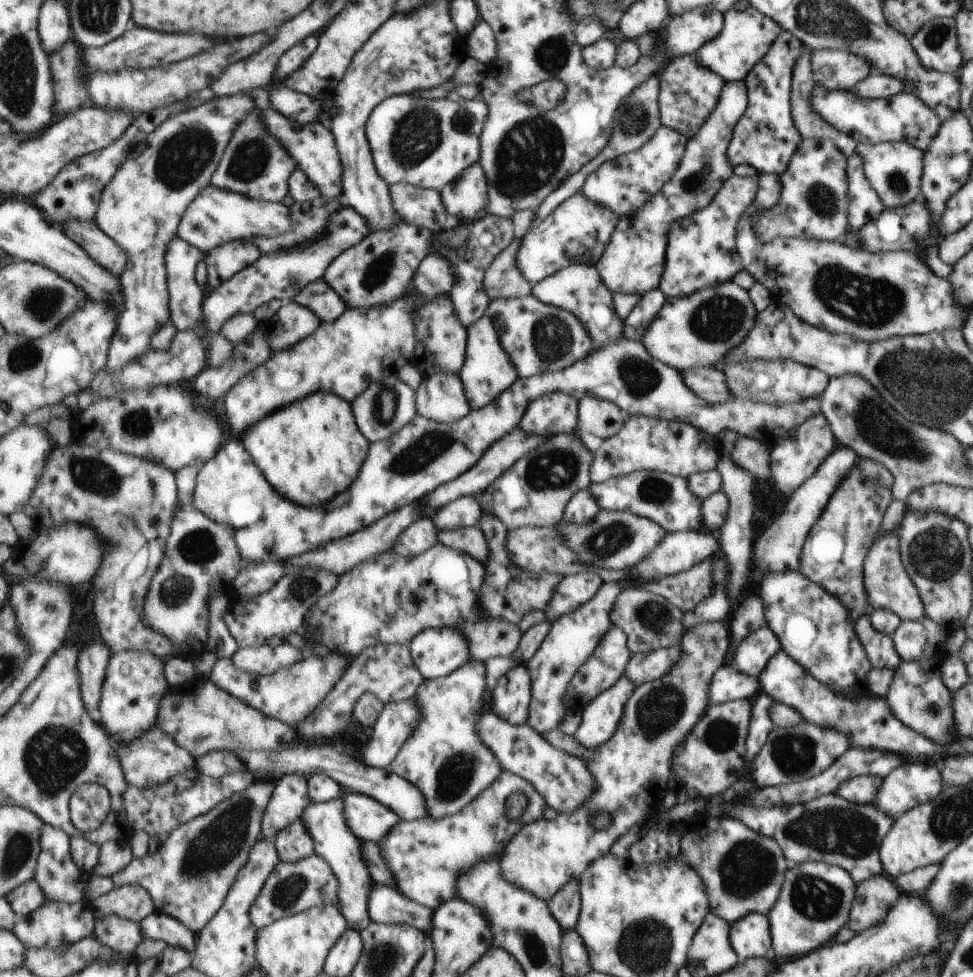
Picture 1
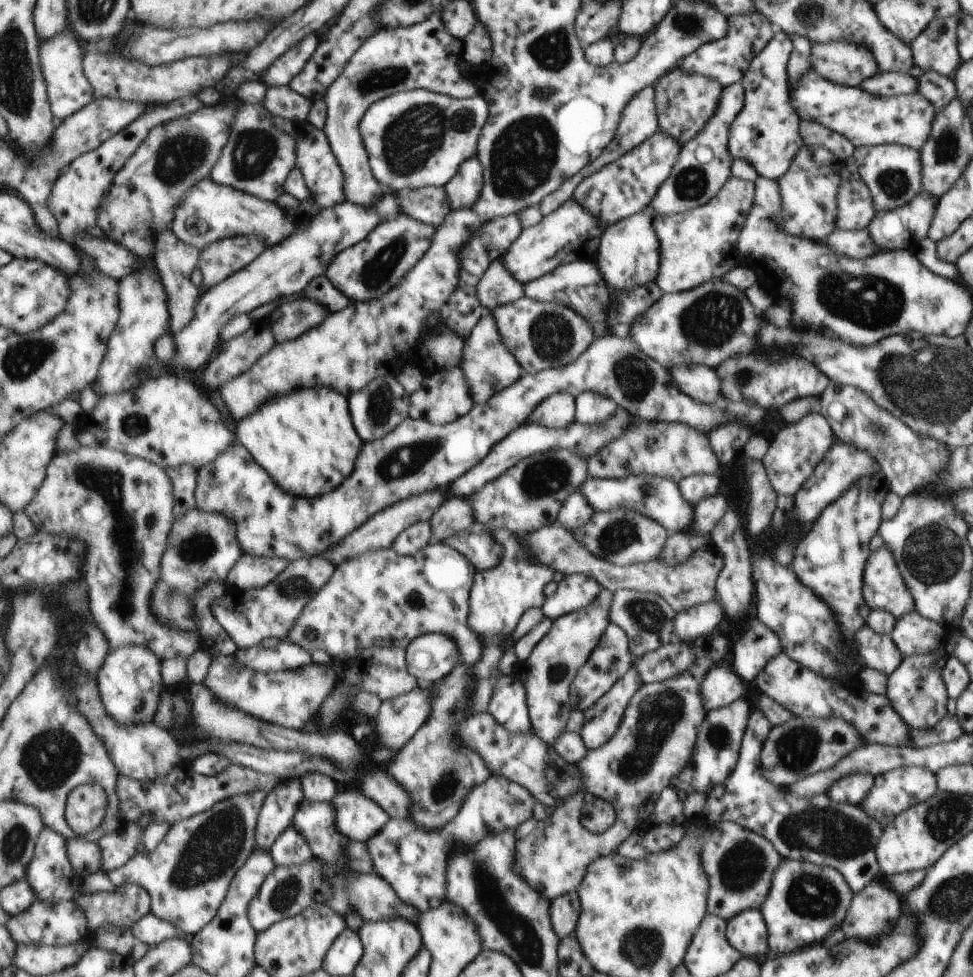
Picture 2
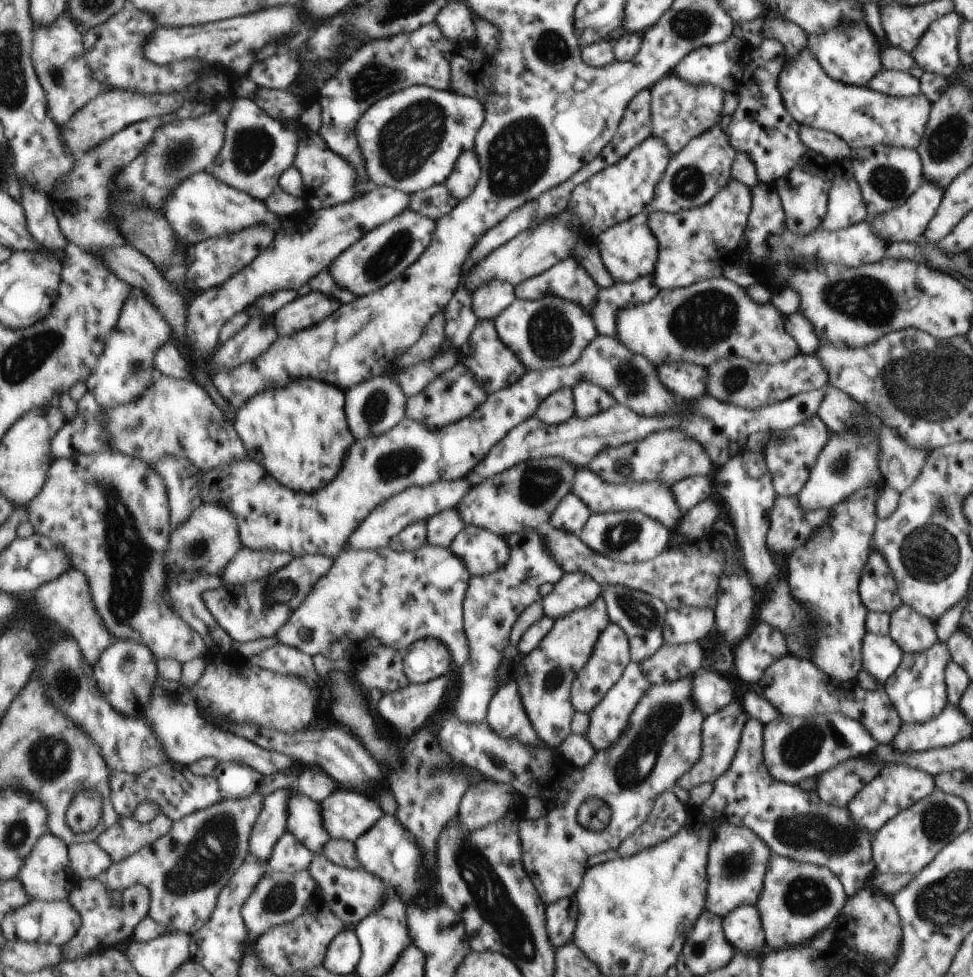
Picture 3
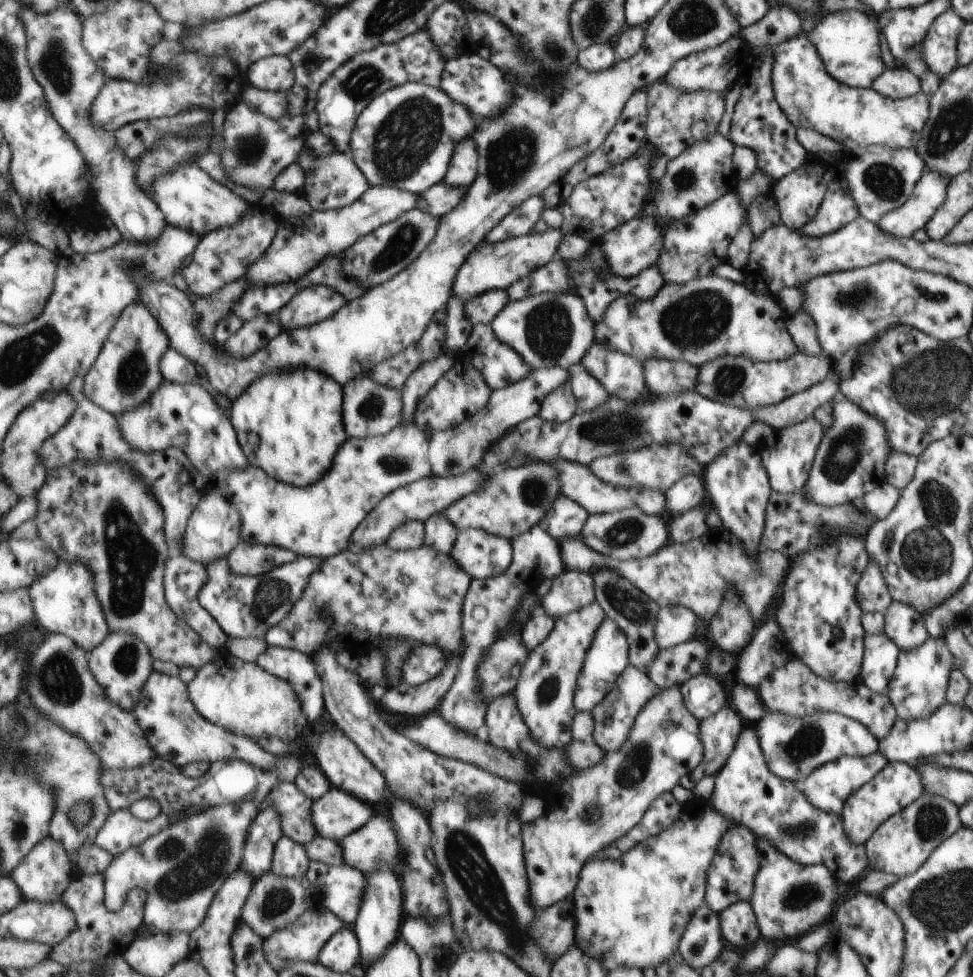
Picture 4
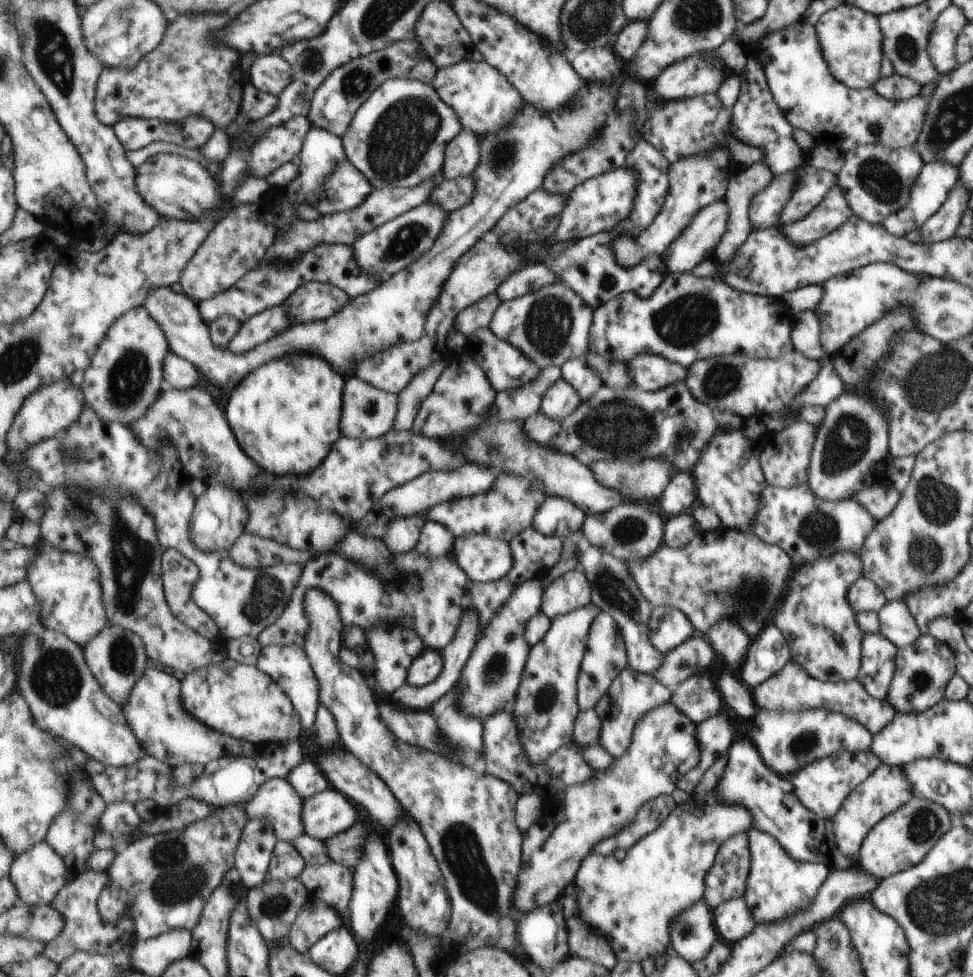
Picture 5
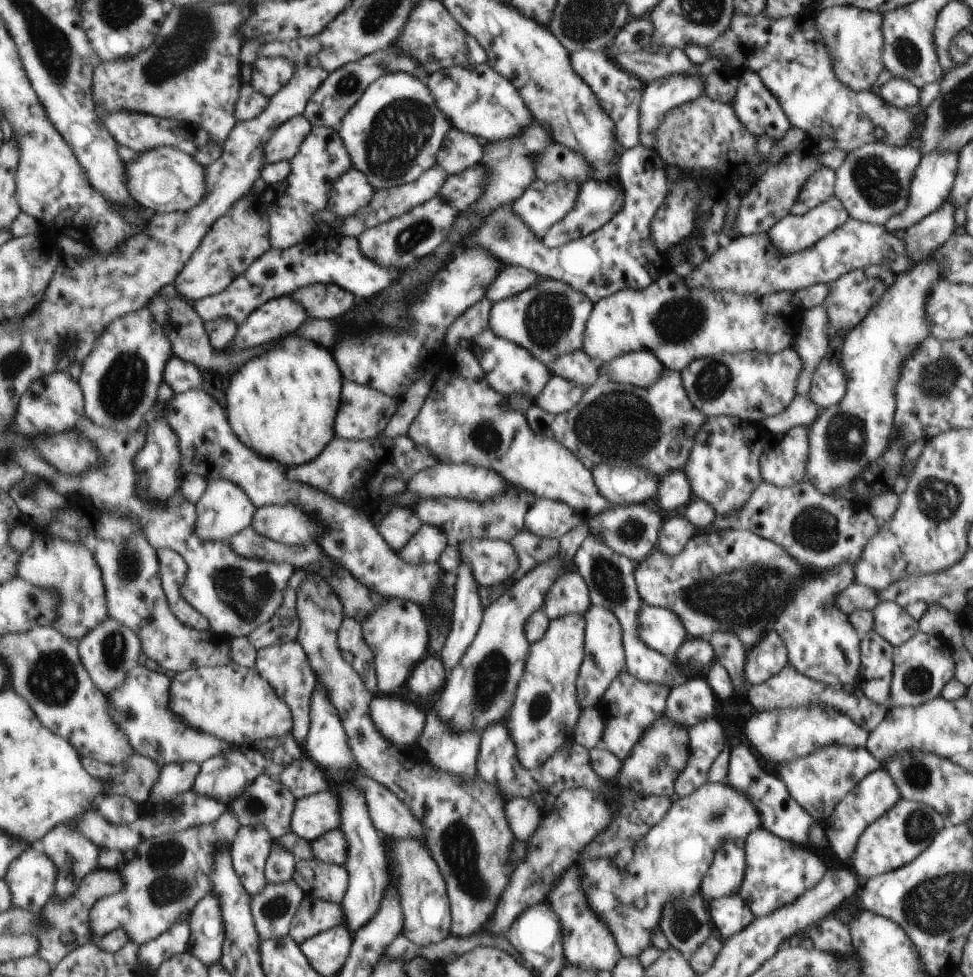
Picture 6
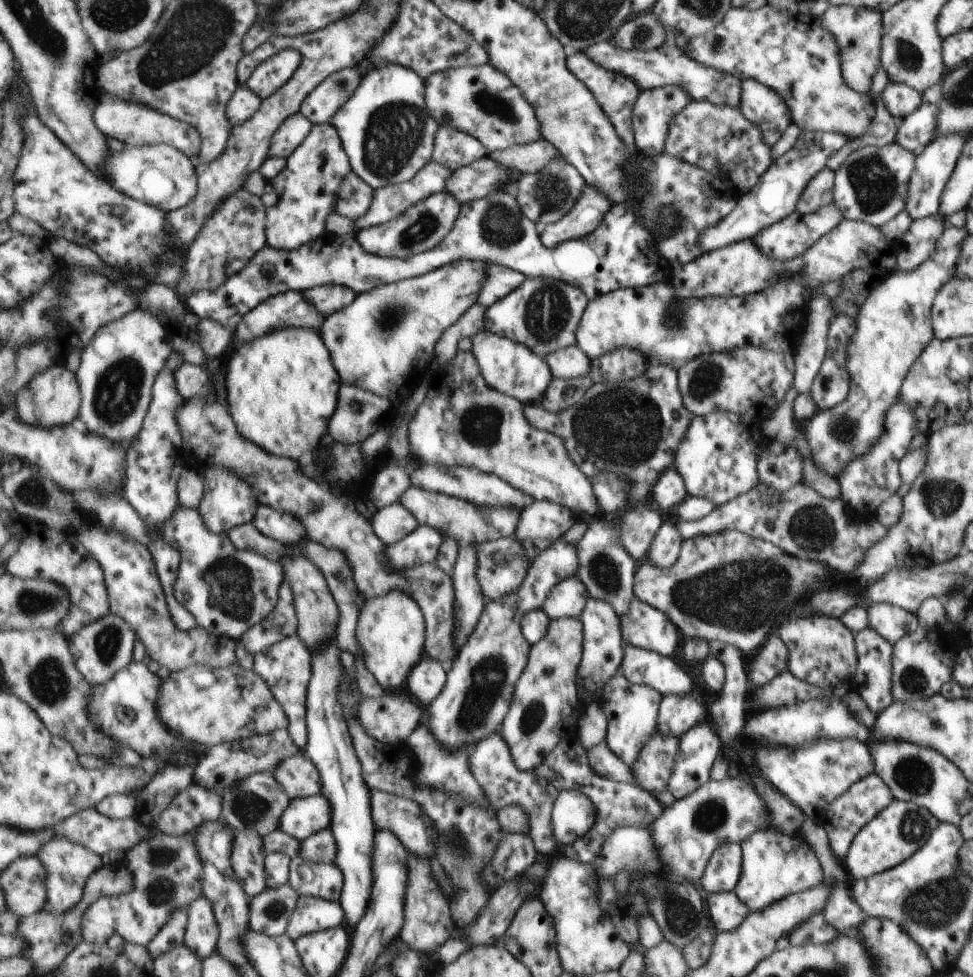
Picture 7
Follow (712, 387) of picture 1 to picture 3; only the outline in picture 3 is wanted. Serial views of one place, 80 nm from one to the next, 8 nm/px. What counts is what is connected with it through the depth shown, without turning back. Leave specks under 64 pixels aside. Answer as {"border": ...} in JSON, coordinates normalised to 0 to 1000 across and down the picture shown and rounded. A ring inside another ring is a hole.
{"border":[[[681,372],[673,377],[674,386],[694,407],[706,411],[727,405],[728,387],[721,375],[712,372]]]}

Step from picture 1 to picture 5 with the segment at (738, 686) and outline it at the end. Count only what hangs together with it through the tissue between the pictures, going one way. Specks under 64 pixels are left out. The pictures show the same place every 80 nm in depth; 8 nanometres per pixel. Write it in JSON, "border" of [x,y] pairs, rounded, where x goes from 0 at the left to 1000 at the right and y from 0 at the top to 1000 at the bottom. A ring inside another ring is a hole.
{"border":[[[712,691],[689,709],[692,720],[712,741],[733,734],[741,725],[734,698],[727,692]]]}

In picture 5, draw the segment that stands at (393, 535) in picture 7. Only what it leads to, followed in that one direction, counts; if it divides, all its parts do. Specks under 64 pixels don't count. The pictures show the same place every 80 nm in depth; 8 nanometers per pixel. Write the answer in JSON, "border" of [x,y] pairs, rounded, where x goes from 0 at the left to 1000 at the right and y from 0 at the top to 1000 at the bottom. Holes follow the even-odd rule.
{"border":[[[437,528],[408,529],[401,534],[395,556],[404,567],[416,567],[427,563],[438,537]]]}

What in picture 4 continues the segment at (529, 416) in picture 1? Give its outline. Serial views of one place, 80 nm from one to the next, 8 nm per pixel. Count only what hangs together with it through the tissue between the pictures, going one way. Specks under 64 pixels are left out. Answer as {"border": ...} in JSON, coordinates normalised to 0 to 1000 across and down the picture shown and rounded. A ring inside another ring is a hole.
{"border":[[[581,390],[558,410],[554,425],[558,431],[569,435],[570,433],[585,431],[593,421],[592,407],[584,391]]]}

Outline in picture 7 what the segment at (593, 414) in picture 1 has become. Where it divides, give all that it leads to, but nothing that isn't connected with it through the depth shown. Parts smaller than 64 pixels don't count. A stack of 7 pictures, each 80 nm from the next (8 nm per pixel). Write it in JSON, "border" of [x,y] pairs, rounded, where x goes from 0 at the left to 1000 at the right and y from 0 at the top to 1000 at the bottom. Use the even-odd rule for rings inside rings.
{"border":[[[594,354],[573,358],[560,368],[564,372],[567,384],[573,390],[581,391],[585,388],[601,386],[607,379],[607,368]]]}

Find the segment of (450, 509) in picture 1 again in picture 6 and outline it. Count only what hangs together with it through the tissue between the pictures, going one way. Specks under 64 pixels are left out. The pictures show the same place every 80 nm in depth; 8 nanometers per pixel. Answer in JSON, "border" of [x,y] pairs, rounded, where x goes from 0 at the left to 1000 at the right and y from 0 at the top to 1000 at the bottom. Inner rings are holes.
{"border":[[[435,536],[409,566],[423,578],[449,576],[460,559],[458,544],[444,536]]]}

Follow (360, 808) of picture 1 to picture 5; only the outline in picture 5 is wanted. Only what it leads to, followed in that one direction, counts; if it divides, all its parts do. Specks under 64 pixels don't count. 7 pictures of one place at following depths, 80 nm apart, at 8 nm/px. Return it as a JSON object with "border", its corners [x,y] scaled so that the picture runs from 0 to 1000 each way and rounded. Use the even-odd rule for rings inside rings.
{"border":[[[342,806],[312,819],[310,834],[314,854],[333,861],[363,847],[367,839],[372,841],[365,822]]]}

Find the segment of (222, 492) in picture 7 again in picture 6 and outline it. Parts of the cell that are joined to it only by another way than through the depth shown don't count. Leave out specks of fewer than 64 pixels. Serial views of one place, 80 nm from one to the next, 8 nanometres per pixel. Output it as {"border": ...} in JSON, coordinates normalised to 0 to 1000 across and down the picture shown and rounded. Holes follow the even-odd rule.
{"border":[[[214,489],[212,505],[205,511],[201,521],[203,547],[213,554],[235,556],[243,547],[259,538],[261,526],[265,520],[246,496],[237,492]]]}

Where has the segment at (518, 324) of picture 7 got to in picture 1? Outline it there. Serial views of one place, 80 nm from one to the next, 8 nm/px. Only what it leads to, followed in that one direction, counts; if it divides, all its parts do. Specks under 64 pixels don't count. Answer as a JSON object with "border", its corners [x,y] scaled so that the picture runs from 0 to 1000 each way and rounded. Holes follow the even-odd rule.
{"border":[[[550,302],[531,305],[513,304],[504,309],[498,323],[508,329],[516,353],[527,367],[535,387],[572,381],[597,369],[607,359],[605,343],[589,321],[554,307]]]}

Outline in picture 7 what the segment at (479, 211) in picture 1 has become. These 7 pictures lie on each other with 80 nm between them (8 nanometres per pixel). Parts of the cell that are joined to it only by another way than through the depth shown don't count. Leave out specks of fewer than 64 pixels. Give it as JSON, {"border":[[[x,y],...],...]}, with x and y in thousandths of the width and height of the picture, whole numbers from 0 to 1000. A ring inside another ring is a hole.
{"border":[[[453,128],[448,138],[446,149],[447,166],[460,170],[466,176],[475,173],[477,170],[486,168],[488,165],[503,159],[502,151],[485,137],[477,136],[475,133],[470,133],[468,130]]]}

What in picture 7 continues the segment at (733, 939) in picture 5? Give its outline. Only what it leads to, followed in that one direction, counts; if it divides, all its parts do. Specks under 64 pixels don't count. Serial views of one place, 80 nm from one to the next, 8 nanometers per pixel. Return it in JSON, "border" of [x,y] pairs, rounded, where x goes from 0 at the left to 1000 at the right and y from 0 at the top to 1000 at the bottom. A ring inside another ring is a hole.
{"border":[[[753,912],[727,916],[727,931],[735,945],[734,954],[750,954],[769,938],[769,929]]]}

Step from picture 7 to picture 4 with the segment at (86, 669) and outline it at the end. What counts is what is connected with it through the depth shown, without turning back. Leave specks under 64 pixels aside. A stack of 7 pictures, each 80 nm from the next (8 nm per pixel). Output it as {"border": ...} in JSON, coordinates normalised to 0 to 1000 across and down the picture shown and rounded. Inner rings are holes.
{"border":[[[115,646],[114,649],[99,663],[91,668],[92,685],[104,702],[109,706],[109,711],[129,728],[138,728],[144,720],[146,708],[157,687],[157,670],[154,662],[148,658],[141,650],[129,648],[128,646]]]}

